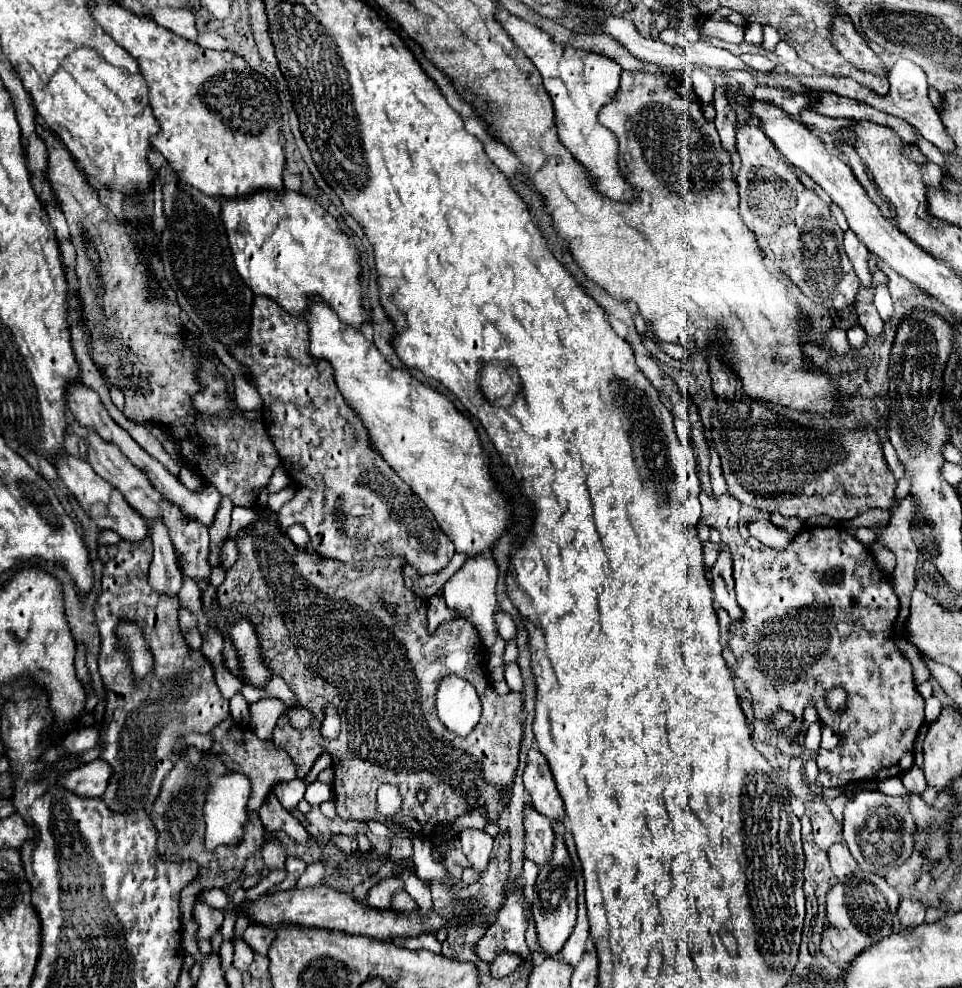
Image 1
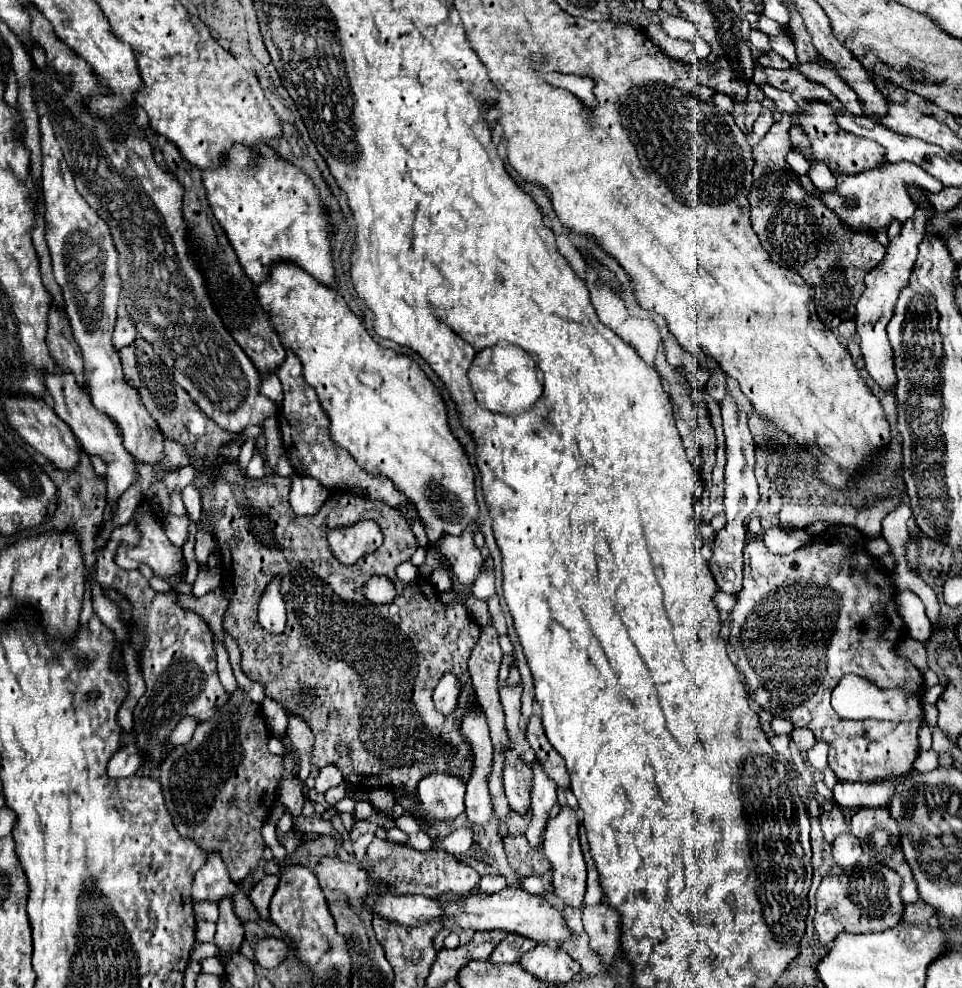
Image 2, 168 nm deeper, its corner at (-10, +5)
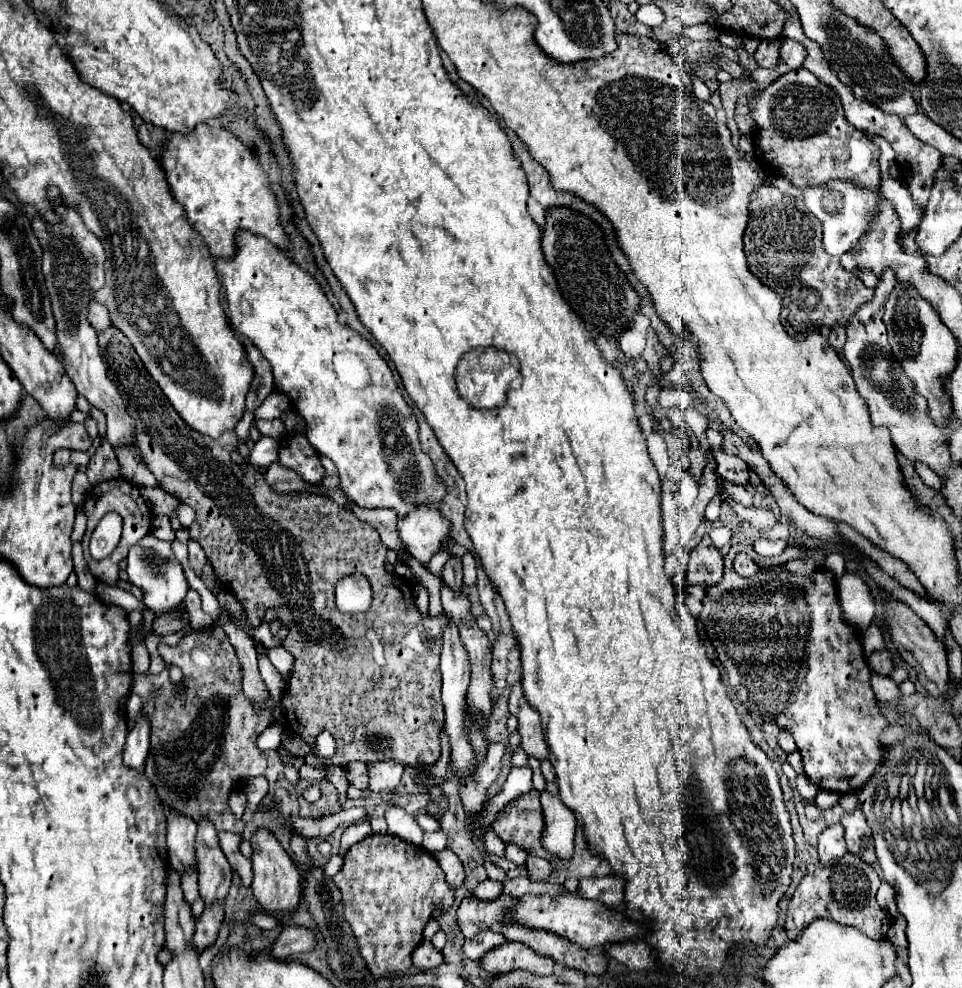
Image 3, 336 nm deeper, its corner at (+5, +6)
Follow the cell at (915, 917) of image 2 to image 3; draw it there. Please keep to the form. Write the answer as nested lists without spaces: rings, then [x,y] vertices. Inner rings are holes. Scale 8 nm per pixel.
[[[898,916],[898,920],[892,920],[892,926],[890,926],[890,930],[888,930],[888,940],[890,940],[898,950],[904,950],[904,948],[908,946],[908,942],[906,942],[906,934],[904,934],[904,928],[906,928],[904,918]]]

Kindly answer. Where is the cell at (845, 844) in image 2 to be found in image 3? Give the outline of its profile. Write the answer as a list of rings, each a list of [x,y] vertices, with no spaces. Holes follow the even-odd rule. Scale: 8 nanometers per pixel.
[[[842,824],[828,826],[826,830],[820,832],[820,836],[818,836],[818,854],[820,854],[822,864],[828,864],[836,858],[842,858],[846,852],[848,850],[846,850]]]

